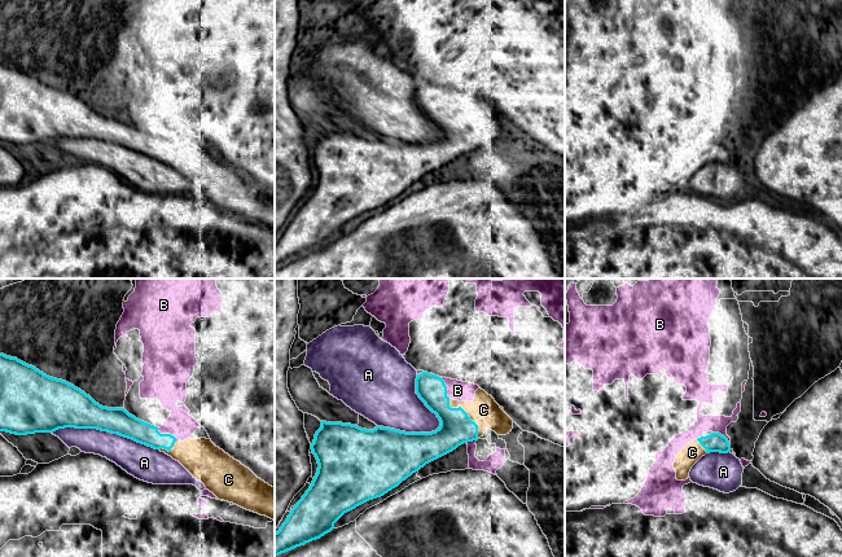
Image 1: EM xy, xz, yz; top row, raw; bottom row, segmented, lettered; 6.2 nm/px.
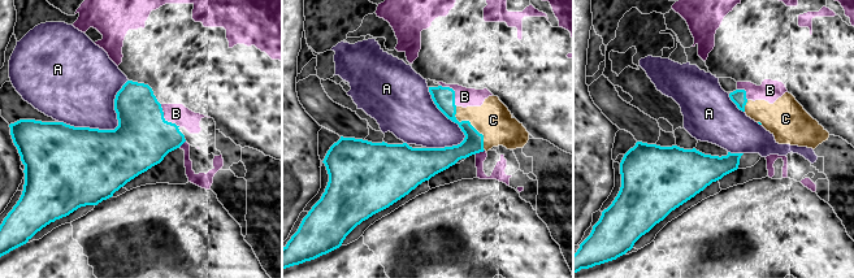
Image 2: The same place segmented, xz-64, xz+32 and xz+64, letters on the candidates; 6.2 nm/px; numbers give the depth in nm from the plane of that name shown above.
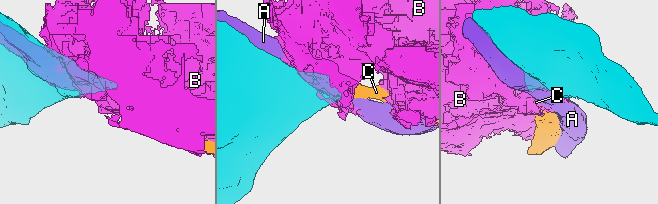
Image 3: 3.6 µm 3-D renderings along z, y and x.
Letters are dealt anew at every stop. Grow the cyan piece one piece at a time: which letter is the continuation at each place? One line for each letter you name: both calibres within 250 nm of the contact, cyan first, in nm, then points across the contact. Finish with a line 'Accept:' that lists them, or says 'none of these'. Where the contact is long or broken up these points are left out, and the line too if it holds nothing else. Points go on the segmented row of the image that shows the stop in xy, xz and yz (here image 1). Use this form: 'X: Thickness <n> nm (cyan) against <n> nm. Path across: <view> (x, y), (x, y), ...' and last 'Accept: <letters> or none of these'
C: Thickness 200 nm (cyan) against 180 nm. Path across: xz (456, 428), (466, 413), (479, 413), (483, 409)
Accept: C

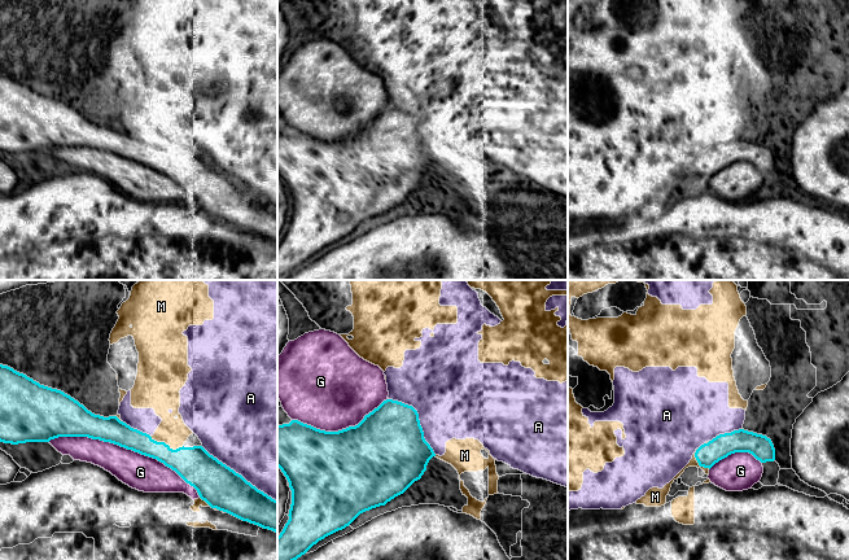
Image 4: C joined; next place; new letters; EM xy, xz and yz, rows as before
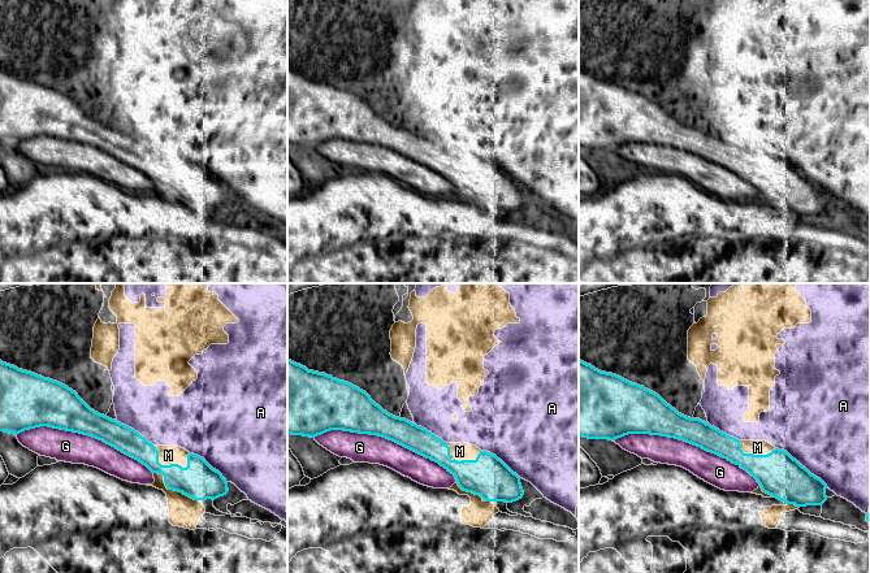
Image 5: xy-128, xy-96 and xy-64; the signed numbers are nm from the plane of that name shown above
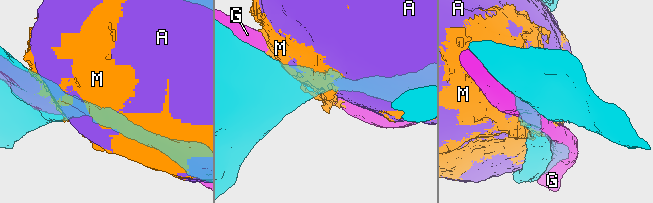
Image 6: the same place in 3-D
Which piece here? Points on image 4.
Accept: none of these

